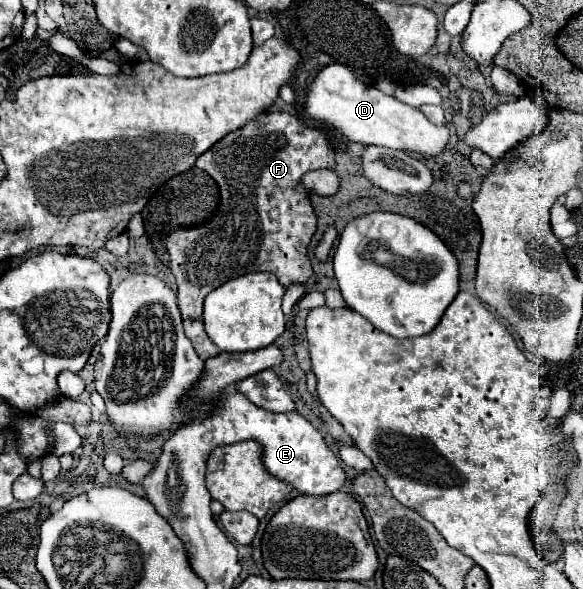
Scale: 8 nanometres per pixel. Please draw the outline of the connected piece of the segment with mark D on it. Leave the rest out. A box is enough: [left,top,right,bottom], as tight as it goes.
[301,64,449,156]

